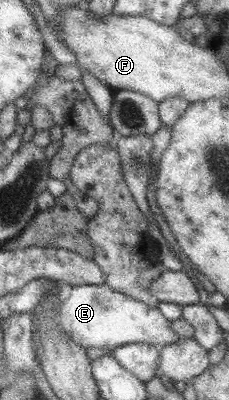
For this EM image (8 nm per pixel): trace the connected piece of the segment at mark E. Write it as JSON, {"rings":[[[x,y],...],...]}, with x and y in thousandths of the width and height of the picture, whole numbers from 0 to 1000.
{"rings":[[[467,710],[332,713],[284,723],[258,763],[249,818],[301,848],[319,848],[345,868],[389,873],[467,873],[476,880],[502,868],[555,858],[646,858],[690,870],[782,850],[782,838],[747,828],[747,803],[721,798],[686,773],[633,763],[594,748],[493,728]]]}

